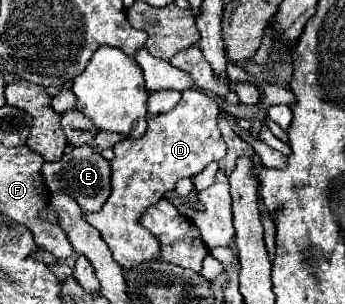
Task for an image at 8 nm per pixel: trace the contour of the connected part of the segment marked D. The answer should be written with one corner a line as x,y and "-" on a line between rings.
190,88
190,90
182,92
180,102
170,112
158,114
156,118
148,120
148,130
142,138
126,138
114,146
116,158
110,162
112,164
112,194
100,212
94,212
94,214
84,212
84,220
100,232
100,236
104,238
108,248
112,250
114,260
124,270
130,270
142,262
148,262
148,260
152,260
152,262
158,260
158,240
154,240
154,236
150,236
150,232
146,232
146,228
142,228
142,224
138,224
138,220
142,218
142,212
148,210
150,200
160,200
168,190
174,190
178,180
194,178
212,160
224,158
226,144
224,144
220,130
216,126
216,116
218,116
216,100
196,88

